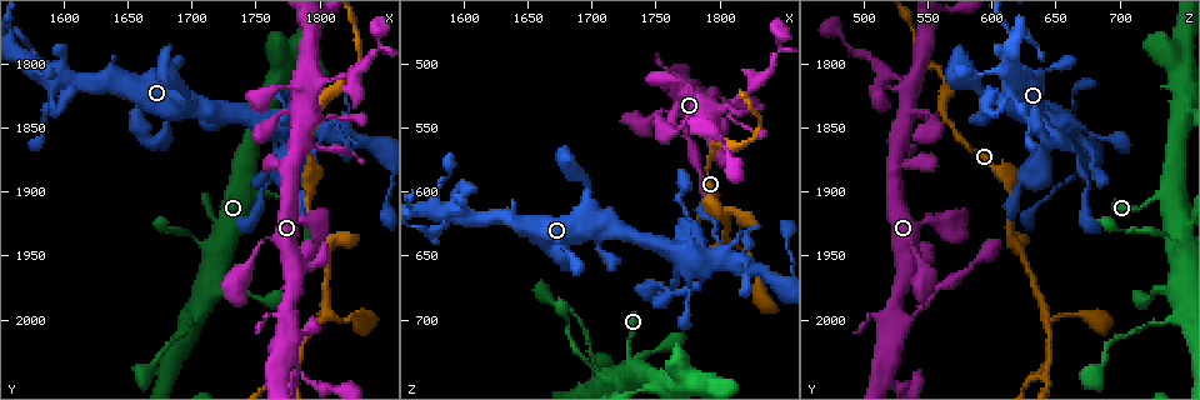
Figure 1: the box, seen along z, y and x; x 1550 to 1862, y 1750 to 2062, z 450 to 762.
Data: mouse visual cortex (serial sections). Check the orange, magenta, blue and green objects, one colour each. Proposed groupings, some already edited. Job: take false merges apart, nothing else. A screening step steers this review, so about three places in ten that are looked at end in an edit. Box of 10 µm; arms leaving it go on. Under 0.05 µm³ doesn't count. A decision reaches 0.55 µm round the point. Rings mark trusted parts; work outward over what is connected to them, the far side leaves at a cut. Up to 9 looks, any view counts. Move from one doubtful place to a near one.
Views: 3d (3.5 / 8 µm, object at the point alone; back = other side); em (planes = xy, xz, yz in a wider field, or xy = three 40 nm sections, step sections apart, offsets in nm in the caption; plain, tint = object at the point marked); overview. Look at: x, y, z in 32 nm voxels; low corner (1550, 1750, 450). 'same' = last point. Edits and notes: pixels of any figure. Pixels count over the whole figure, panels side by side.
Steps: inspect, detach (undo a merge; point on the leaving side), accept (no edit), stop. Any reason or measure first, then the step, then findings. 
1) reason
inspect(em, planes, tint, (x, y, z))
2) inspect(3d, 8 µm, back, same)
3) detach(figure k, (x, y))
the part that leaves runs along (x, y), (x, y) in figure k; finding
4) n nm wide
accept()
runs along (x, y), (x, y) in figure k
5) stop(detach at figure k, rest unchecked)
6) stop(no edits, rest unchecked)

arms run side by side
inspect(3d, 8 µm, back, (1774, 1846, 662))

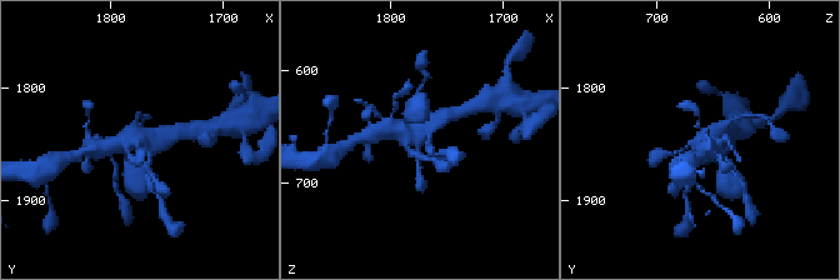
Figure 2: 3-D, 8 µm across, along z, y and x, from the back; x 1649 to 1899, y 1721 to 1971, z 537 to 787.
inspect(3d, 3.5 µm, same)

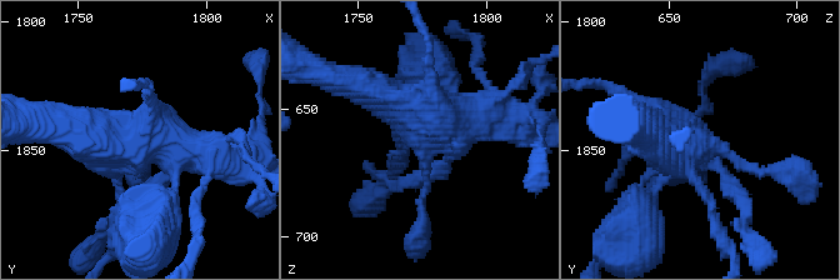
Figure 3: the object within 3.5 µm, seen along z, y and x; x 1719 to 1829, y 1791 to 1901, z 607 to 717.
shape alone is not enough
inspect(em, xy, step 5, tint, (1776, 1848, 662))

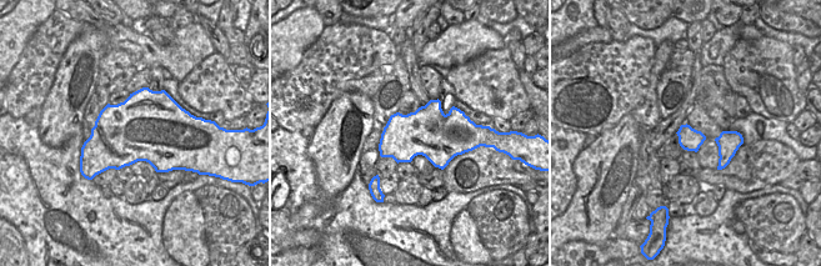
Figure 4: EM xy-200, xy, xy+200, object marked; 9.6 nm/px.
accept()
runs along (378, 91), (439, 120), (528, 123) in figure 3; continuous, no second cell

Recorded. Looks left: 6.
abrupt turn
inspect(3d, 3.5 µm, (1704, 1940, 742))

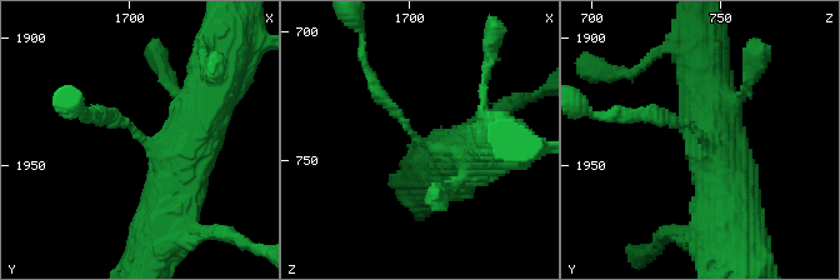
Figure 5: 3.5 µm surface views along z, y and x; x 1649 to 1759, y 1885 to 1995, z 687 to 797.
shape alone is not enough
inspect(em, xy, step 3, tint, (1706, 1939, 744))

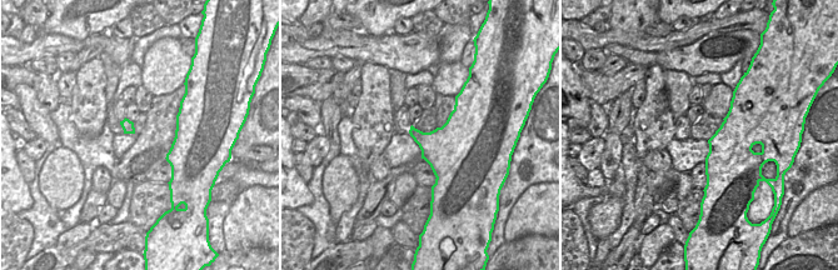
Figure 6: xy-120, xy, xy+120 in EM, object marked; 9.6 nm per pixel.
inspect(em, planes, tint, same)

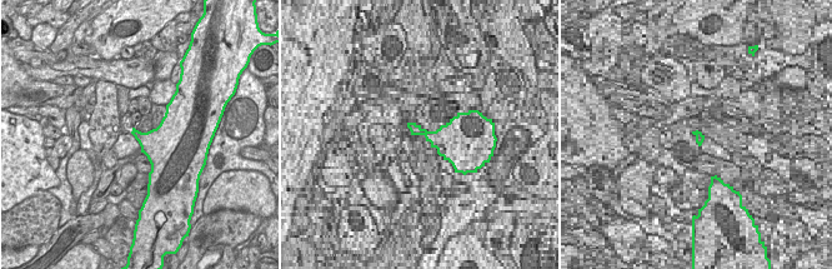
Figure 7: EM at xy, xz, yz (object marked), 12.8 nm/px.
arms of 150, 450, 700 nm
accept()
runs along (484, 149), (426, 145), (373, 85) in figure 5; all the same cell

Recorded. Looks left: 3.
sudden change in width
inspect(3d, 3.5 µm, (1704, 1998, 742))

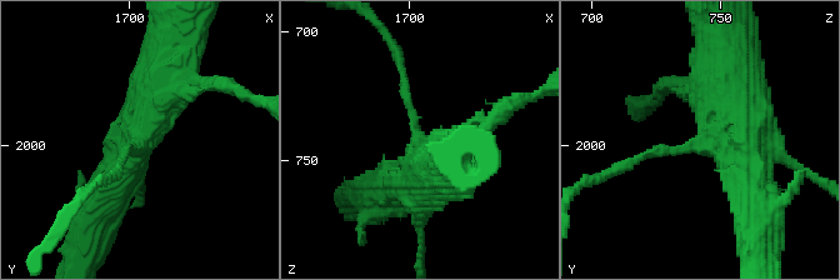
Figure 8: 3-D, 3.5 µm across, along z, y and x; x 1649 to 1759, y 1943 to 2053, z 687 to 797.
arms of 100, 600 nm; now the EM
inspect(em, xy, step 1, tint, (1704, 2000, 742))

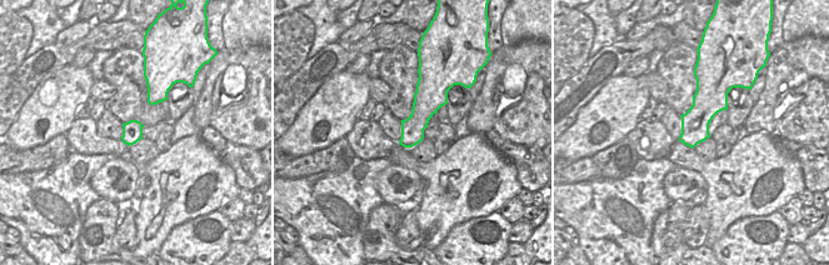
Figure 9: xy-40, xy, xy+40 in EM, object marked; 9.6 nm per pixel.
220 nm wide
accept()
runs along (728, 86), (721, 136), (629, 163) in figure 8; one cell here

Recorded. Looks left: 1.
stop(no edits, rest unchecked)

